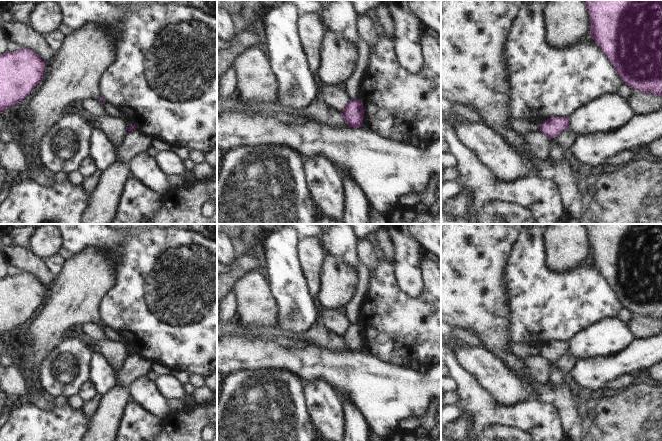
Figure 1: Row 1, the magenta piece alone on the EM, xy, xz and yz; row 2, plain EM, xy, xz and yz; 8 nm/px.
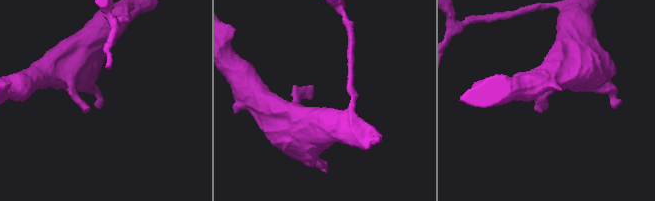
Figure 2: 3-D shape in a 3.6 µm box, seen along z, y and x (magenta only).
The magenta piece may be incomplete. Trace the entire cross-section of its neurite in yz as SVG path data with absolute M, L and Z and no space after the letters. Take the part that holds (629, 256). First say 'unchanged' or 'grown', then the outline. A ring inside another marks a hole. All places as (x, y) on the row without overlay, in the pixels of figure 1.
unchanged; M584 224L590 241L590 259L602 273L609 286L614 290L621 304L635 314L644 318L662 320L662 224Z

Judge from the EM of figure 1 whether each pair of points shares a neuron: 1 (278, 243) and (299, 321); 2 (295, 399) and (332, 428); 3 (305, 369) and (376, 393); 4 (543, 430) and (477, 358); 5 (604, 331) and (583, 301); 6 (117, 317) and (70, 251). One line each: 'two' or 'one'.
1: one
2: two
3: one
4: two
5: two
6: one

